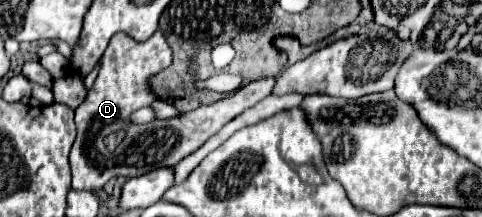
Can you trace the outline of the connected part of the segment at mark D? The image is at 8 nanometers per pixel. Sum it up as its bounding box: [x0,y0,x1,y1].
[70,31,274,191]

